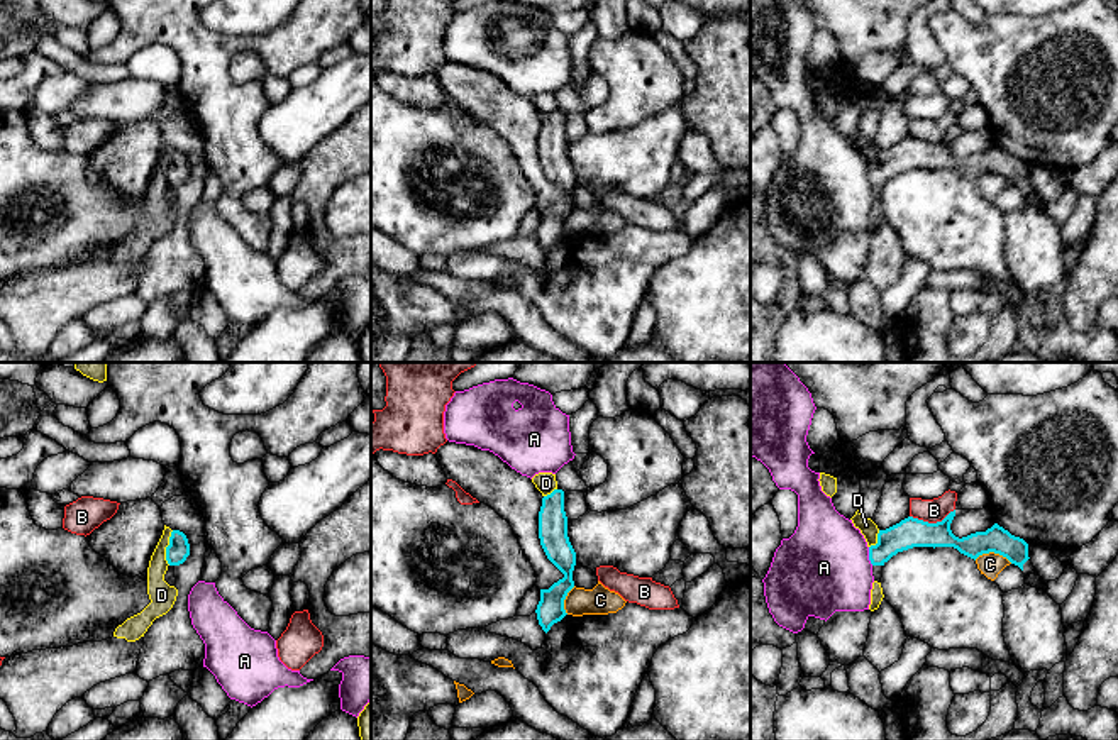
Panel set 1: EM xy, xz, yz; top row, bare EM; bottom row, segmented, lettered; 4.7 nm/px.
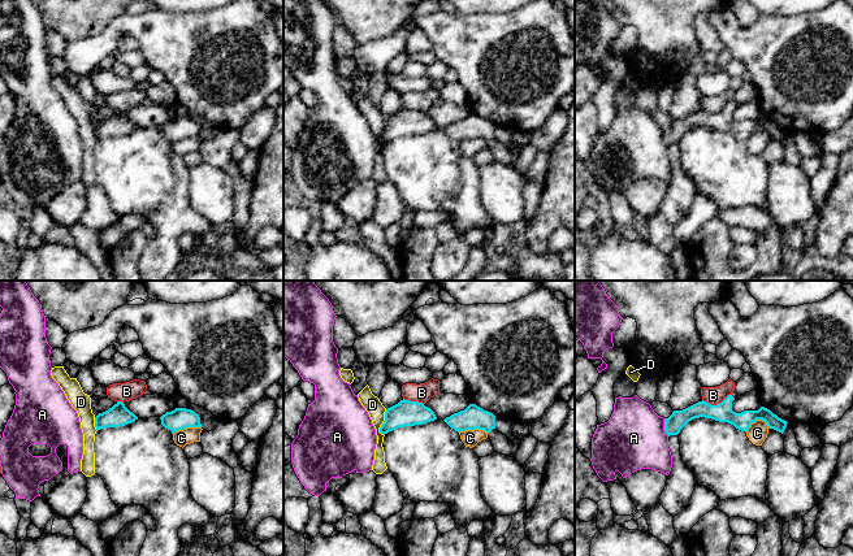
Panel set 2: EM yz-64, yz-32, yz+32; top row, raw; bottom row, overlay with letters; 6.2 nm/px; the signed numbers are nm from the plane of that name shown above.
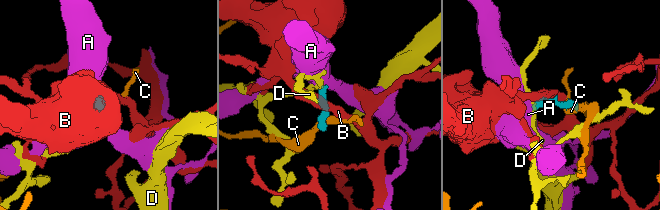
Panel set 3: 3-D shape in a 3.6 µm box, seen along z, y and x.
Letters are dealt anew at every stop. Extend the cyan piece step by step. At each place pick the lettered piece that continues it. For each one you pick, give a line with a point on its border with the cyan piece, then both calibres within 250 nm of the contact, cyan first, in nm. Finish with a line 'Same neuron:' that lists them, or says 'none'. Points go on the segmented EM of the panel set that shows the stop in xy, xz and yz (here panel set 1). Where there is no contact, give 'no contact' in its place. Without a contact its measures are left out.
Same neuron: none

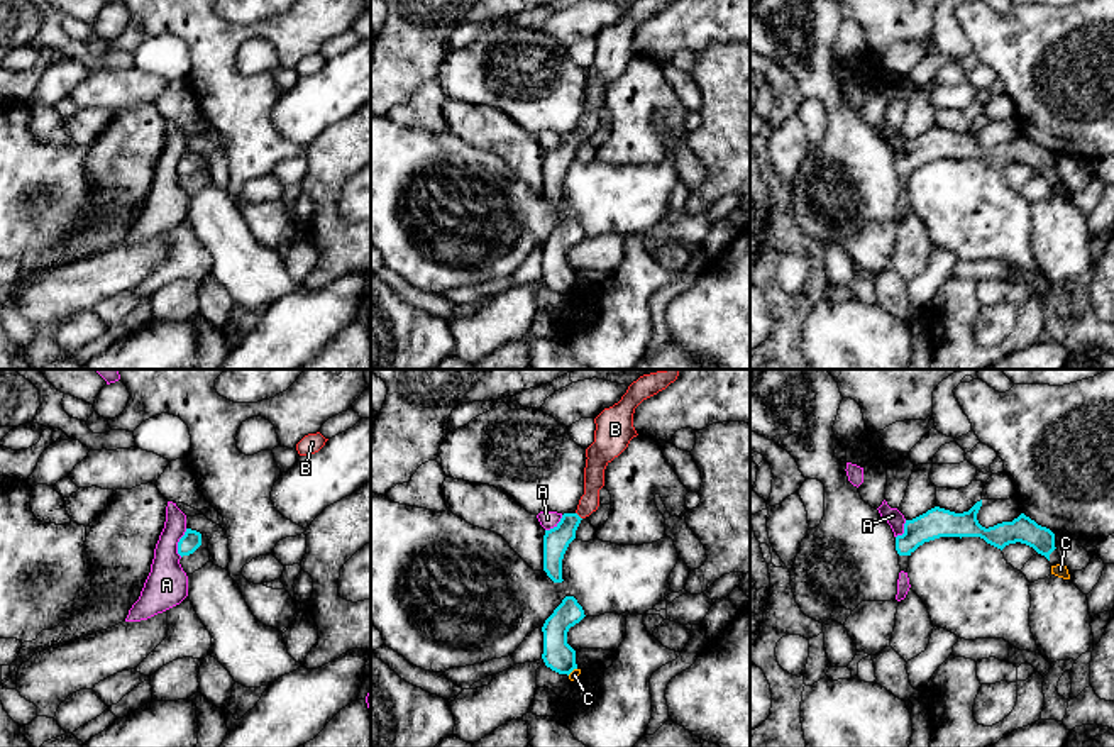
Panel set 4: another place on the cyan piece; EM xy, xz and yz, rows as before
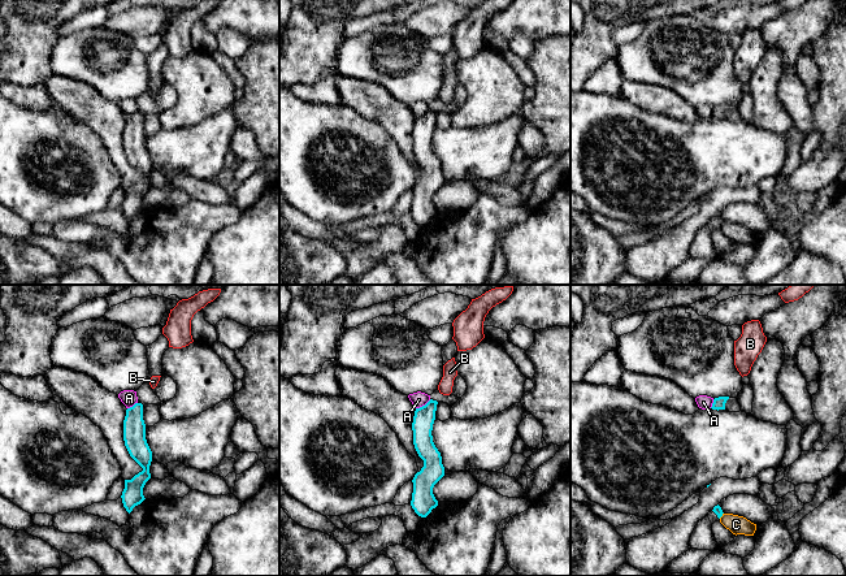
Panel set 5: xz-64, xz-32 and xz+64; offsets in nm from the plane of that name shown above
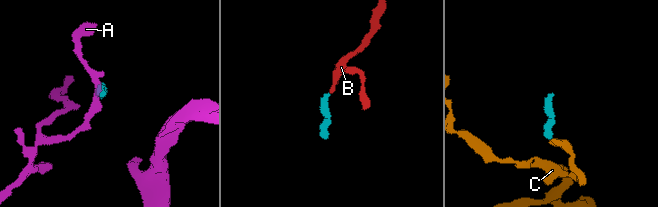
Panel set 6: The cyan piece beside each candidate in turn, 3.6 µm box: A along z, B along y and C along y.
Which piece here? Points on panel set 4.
B: meets cyan in xz at (578, 515); 130 nm thick on the cyan side, 100 nm on the other
Same neuron: B

